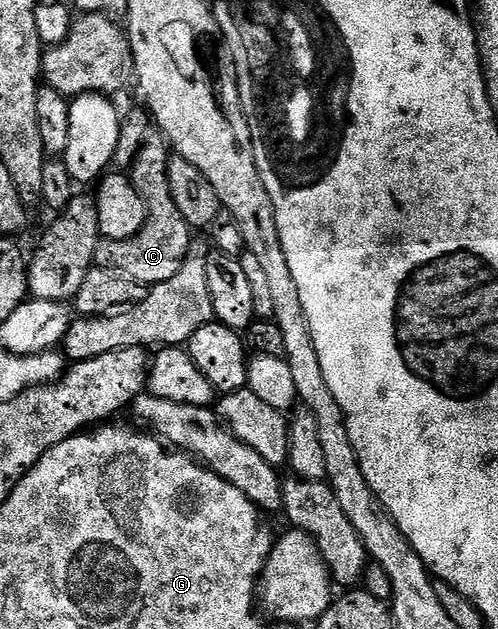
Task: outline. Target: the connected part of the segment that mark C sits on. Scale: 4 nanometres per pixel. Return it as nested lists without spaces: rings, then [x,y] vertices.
[[[160,136],[149,137],[130,167],[132,186],[144,201],[146,220],[130,240],[101,240],[96,245],[95,265],[149,288],[170,280],[170,276],[180,271],[180,265],[184,263],[194,241],[193,227],[188,225],[182,212],[178,212],[178,204],[174,204],[174,198],[170,196],[169,161],[170,150],[165,139]]]

